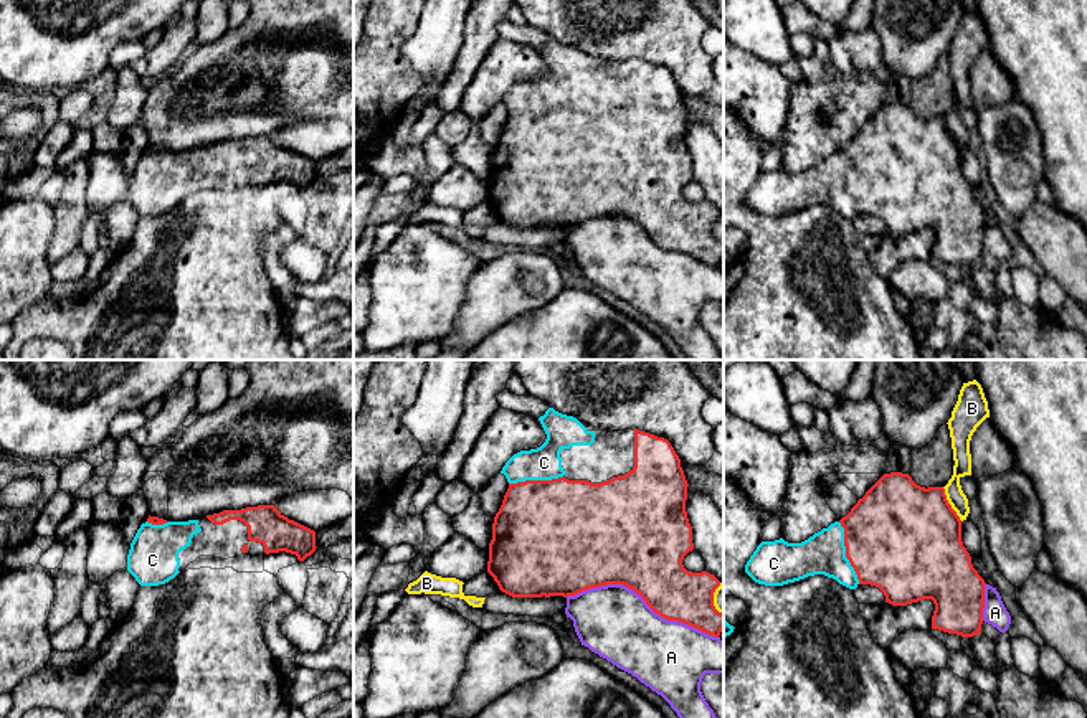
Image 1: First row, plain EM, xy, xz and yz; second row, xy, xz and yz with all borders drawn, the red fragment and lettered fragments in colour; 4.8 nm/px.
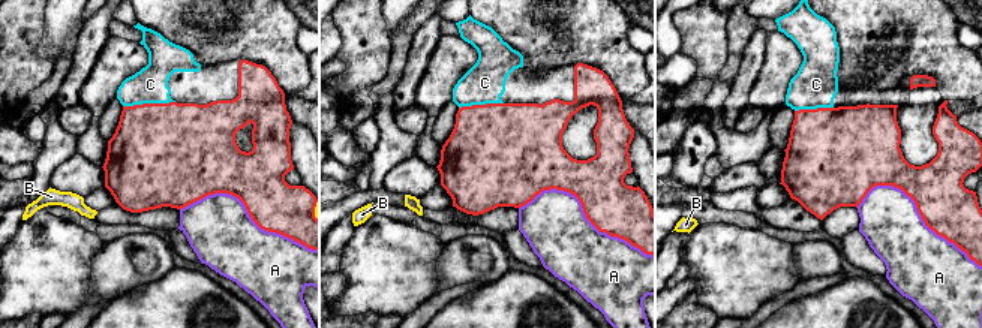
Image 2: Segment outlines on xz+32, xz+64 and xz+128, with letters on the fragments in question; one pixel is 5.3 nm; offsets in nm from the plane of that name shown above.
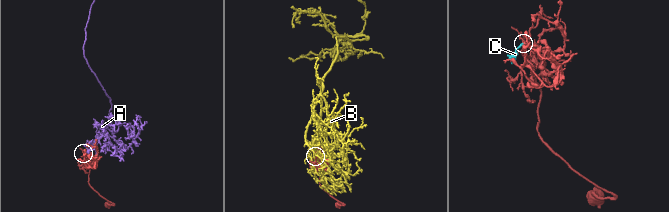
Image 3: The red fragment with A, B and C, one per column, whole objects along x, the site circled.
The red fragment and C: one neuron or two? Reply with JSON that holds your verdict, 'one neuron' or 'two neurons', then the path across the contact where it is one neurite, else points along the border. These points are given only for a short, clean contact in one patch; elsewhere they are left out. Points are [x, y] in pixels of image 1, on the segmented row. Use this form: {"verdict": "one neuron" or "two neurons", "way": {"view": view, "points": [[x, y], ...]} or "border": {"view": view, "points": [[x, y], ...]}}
{"verdict": "one neuron", "way": {"view": "yz", "points": [[896, 540], [881, 540], [846, 553], [823, 553]]}}

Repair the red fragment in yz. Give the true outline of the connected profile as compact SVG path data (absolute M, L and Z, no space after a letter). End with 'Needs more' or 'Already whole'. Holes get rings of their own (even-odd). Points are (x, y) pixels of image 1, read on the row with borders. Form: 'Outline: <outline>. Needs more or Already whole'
Outline: M884 474L846 517L801 543L788 543L783 538L762 541L747 561L745 573L765 586L783 586L814 574L833 578L849 589L871 584L879 588L885 602L892 606L932 599L935 604L932 629L961 637L981 634L986 583L973 568L971 556L963 546L961 520L948 503L943 487L920 487L909 474Z. Needs more

